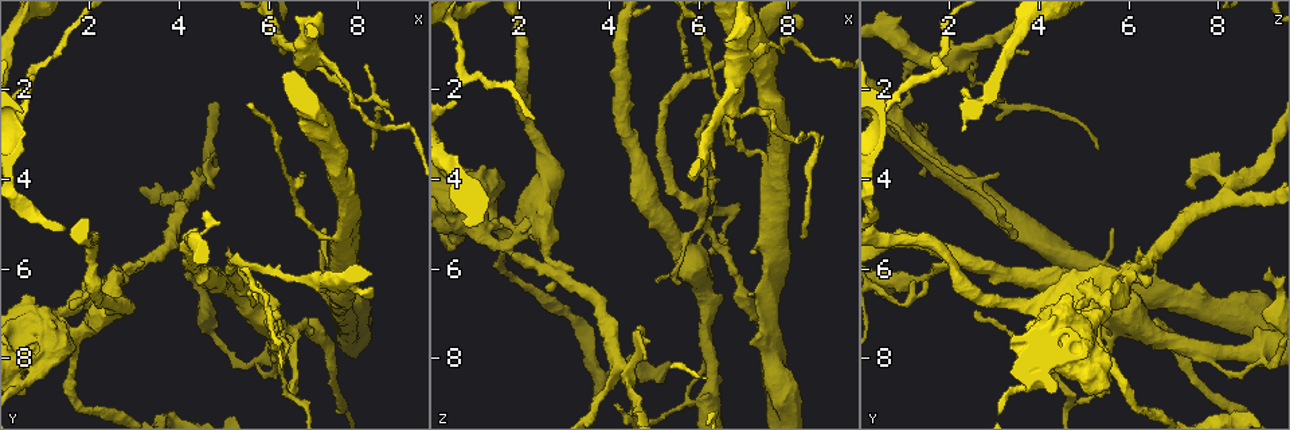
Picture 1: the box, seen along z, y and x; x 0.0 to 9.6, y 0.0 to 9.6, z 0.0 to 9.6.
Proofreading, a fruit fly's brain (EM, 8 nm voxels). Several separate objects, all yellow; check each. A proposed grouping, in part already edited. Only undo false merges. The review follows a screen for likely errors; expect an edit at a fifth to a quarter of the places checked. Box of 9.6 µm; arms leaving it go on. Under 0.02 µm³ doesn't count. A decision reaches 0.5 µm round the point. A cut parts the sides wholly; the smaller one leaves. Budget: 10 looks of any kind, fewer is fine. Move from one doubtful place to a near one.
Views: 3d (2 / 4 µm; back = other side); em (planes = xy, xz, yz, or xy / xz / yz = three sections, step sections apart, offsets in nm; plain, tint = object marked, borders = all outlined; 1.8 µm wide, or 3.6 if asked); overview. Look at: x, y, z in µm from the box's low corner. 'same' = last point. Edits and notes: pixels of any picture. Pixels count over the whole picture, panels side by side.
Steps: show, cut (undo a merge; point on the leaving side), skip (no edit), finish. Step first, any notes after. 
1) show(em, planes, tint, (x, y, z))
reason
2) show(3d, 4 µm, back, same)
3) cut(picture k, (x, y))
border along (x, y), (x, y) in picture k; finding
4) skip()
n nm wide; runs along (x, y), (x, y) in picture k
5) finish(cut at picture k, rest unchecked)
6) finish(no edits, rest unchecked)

show(3d, 4 µm, (6.20, 7.90, 8.85))
thin arm on a thick one

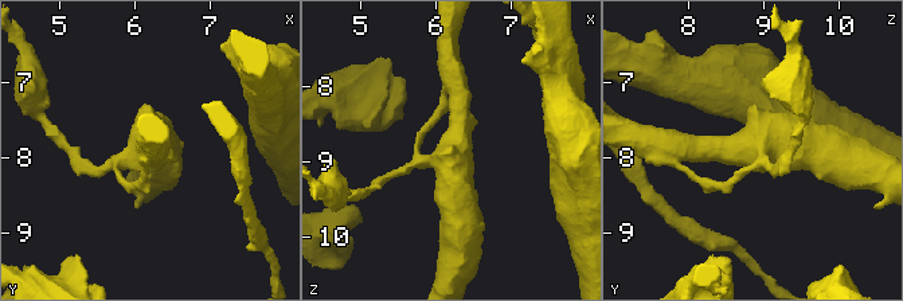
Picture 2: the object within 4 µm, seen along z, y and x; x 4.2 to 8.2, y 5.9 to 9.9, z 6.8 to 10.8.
show(em, 3.6 µm, planes, tint, (6.25, 7.90, 8.90))

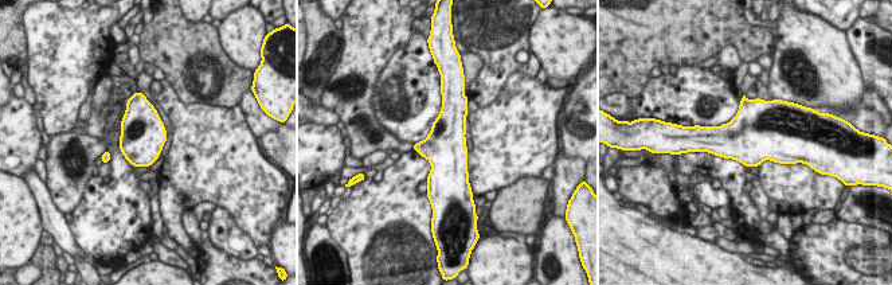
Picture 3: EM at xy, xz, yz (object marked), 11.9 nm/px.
skip()
all the same neuron

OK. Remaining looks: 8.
show(3d, 2 µm, (4.25, 4.40, 8.15))

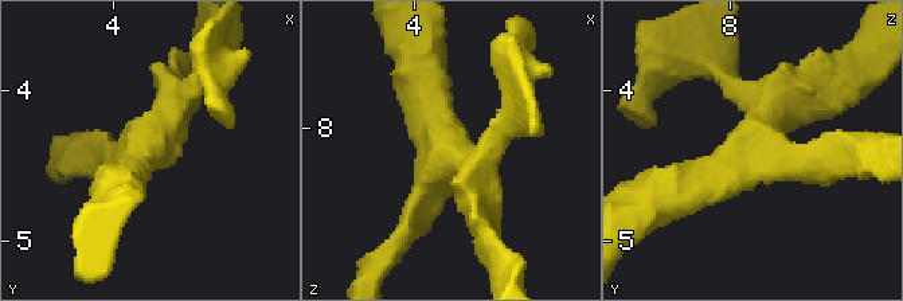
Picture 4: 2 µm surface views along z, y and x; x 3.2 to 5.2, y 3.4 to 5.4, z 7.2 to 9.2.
show(em, xy, step 16, tint, (4.26, 4.34, 8.14))
4 arms

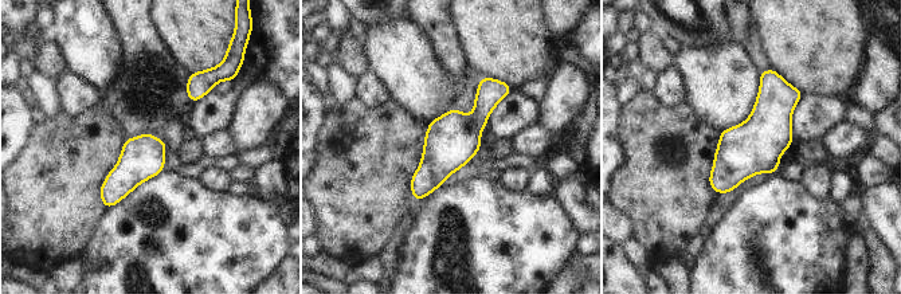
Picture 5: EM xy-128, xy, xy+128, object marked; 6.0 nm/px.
skip()
260 nm wide; runs along (506, 87), (446, 149), (418, 196) in picture 5; all the same neuron

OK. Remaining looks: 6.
show(em, planes, tint, (6.10, 6.85, 4.60))
calibre changes

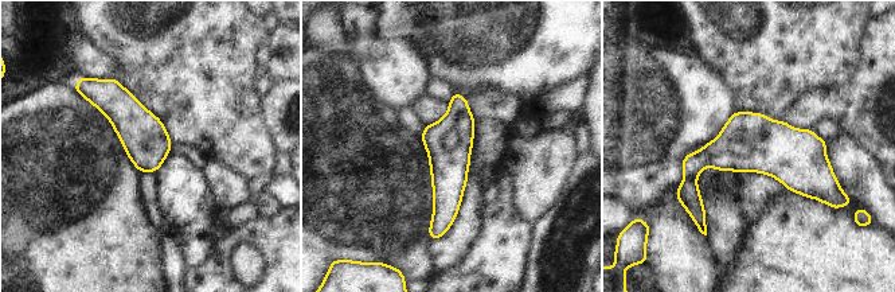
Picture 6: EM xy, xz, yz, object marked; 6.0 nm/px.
cut(picture 6, (722, 154))
280 nm wide; the part that leaves runs along (458, 97), (437, 230) in picture 6; a second neuron is stuck on

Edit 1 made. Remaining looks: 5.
show(overview)

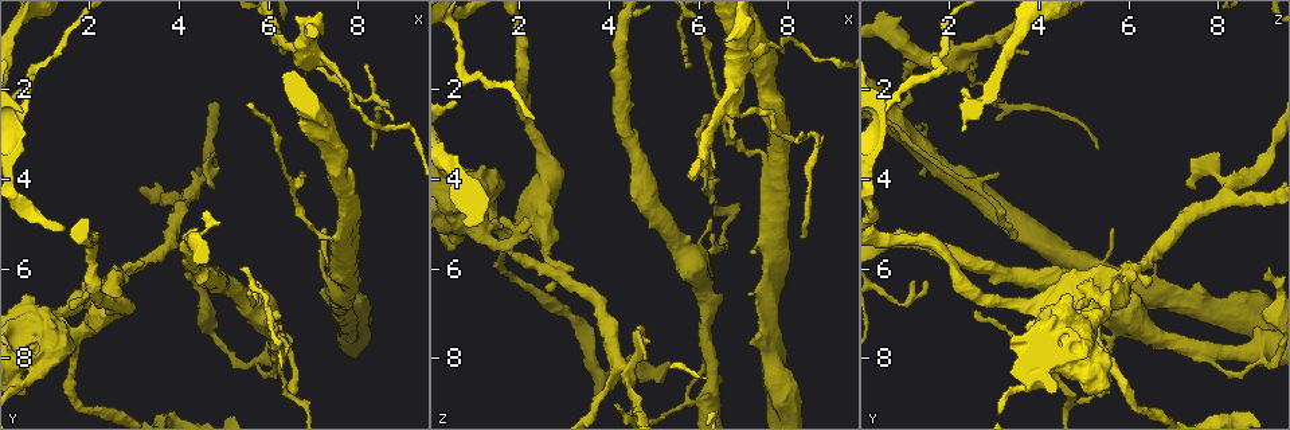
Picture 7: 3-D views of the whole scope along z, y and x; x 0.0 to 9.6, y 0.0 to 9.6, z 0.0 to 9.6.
show(em, planes, plain, (6.65, 9.00, 4.95))
sharp bend

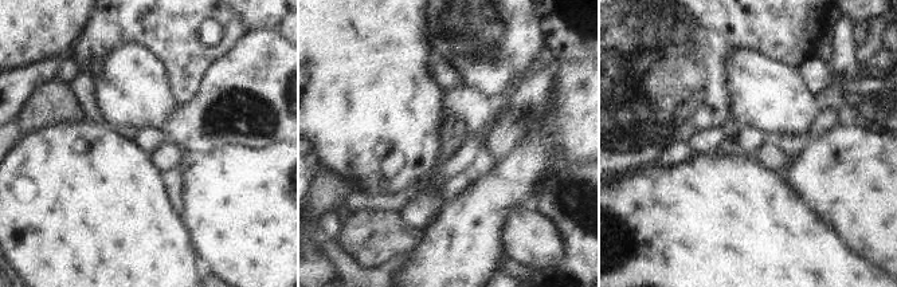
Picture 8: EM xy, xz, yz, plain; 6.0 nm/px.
show(em, planes, tint, same)

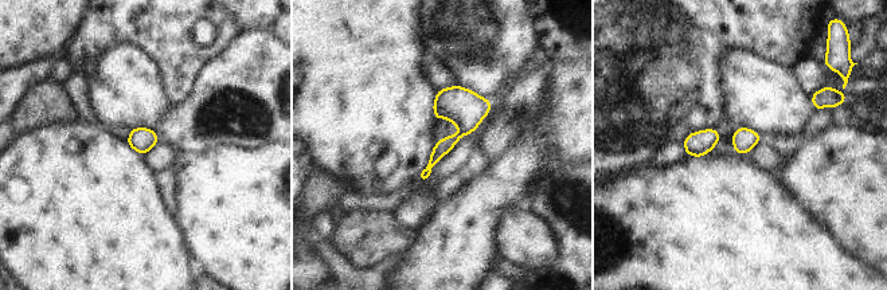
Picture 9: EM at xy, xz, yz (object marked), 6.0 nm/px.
skip()
90 nm wide; continuous, no second neuron

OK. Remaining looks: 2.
finish(cut at picture 6, rest unchecked)

